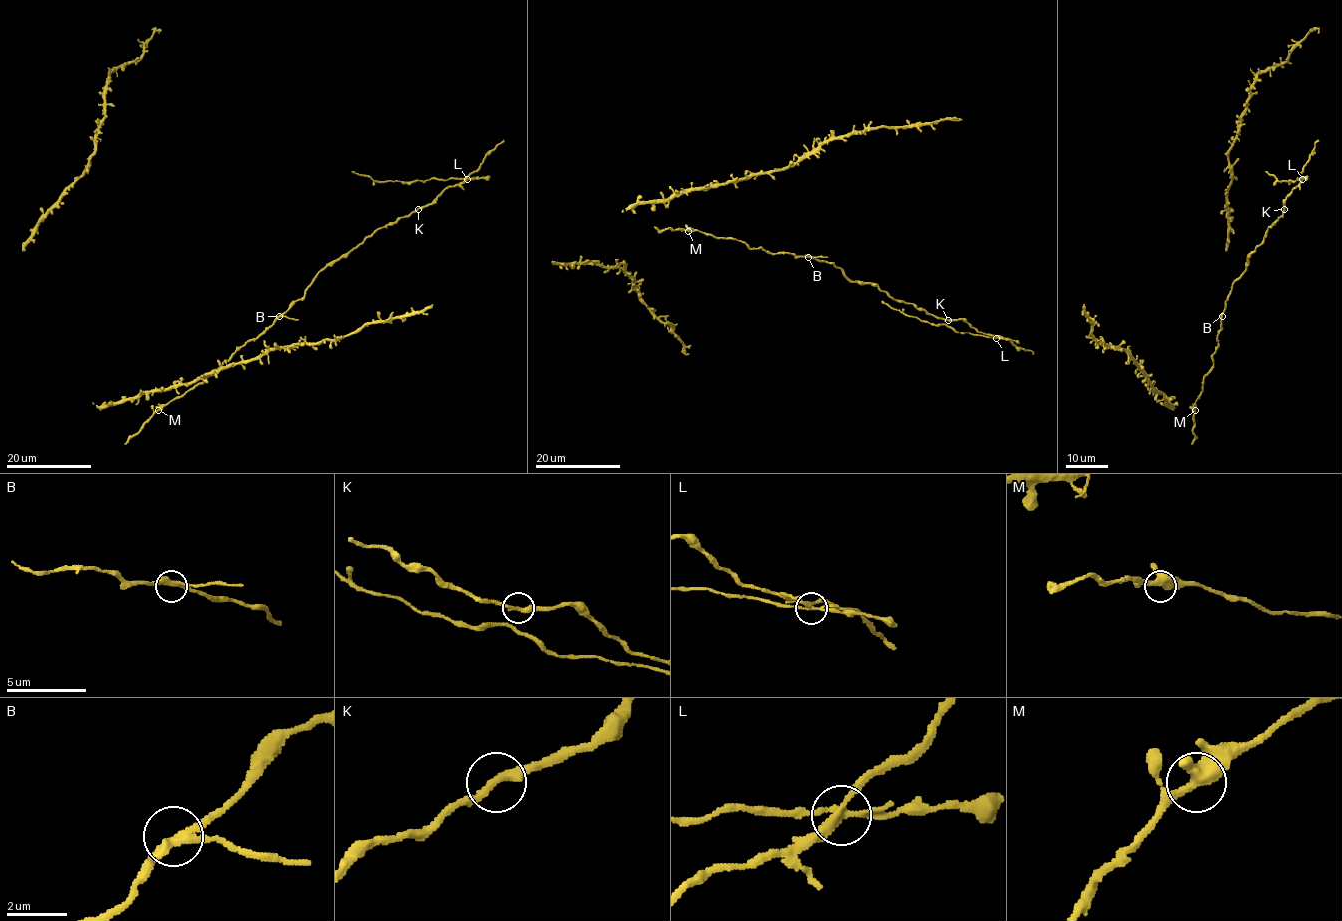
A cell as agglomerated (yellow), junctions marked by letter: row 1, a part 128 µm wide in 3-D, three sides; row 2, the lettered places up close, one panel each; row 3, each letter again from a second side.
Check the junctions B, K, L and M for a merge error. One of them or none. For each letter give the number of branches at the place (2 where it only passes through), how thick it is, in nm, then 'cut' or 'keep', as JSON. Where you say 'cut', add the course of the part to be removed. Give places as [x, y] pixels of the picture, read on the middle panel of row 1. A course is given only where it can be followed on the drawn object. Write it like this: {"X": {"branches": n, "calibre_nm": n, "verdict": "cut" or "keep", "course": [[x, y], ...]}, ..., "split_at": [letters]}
{"B": {"branches": 3, "calibre_nm": 260, "verdict": "keep"}, "K": {"branches": 2, "calibre_nm": 280, "verdict": "keep"}, "L": {"branches": 4, "calibre_nm": 220, "verdict": "cut", "course": [[996, 338], [956, 332], [943, 324], [932, 325], [904, 315], [881, 302]]}, "M": {"branches": 3, "calibre_nm": 400, "verdict": "keep"}, "split_at": ["L"]}

